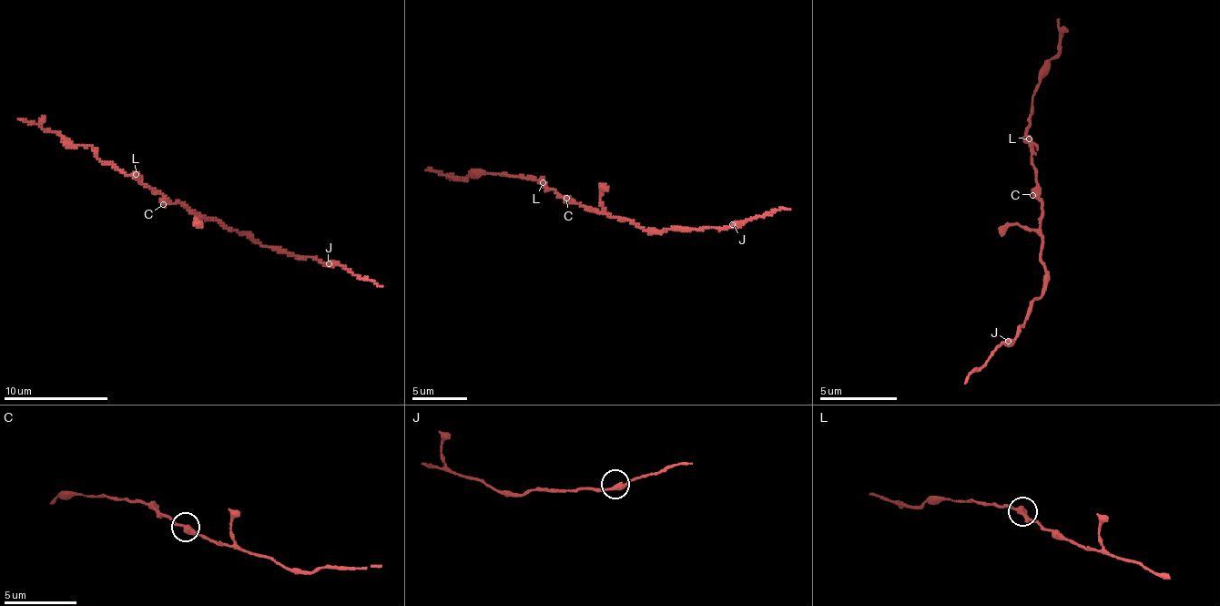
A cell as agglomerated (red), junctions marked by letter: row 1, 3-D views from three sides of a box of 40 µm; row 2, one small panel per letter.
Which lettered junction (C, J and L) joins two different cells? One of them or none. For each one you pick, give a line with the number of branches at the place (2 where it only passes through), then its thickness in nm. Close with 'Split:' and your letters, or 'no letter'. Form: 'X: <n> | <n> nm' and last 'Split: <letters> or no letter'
Split: no letter

